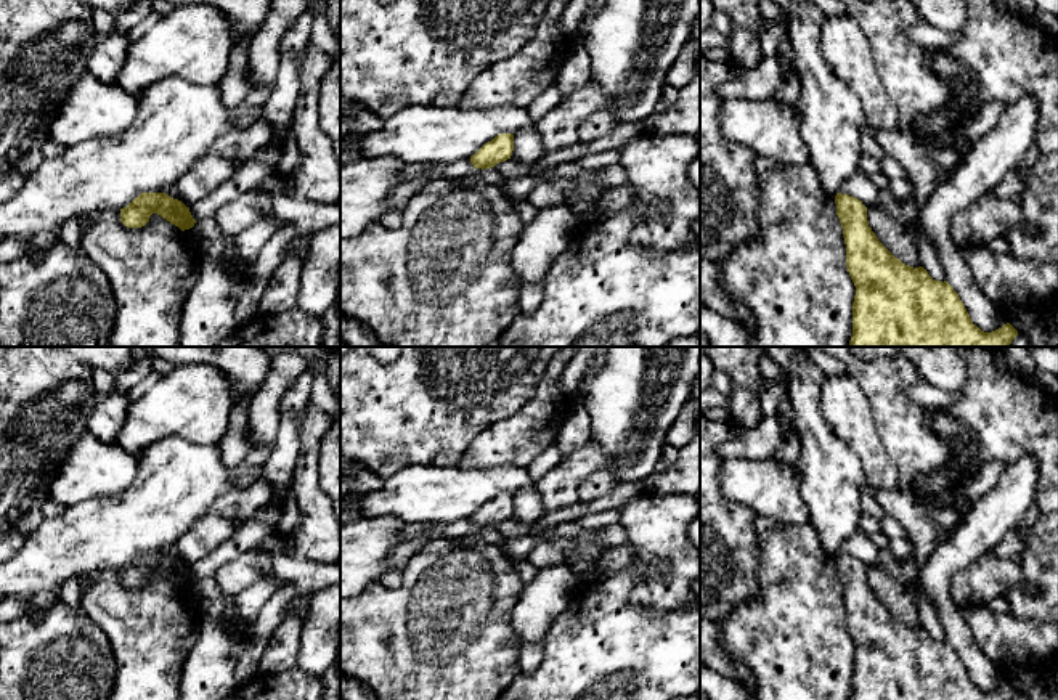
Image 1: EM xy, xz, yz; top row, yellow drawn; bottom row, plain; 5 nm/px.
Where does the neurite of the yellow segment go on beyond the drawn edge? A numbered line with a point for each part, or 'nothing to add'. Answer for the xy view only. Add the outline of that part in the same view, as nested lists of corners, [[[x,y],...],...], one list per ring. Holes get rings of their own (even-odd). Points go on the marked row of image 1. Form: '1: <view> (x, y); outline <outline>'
nothing to add

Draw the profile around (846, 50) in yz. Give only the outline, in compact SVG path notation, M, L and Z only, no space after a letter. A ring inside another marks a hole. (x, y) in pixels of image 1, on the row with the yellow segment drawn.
M825 16L819 43L832 72L862 101L867 125L886 132L897 130L896 104L881 83L870 42L856 18Z

